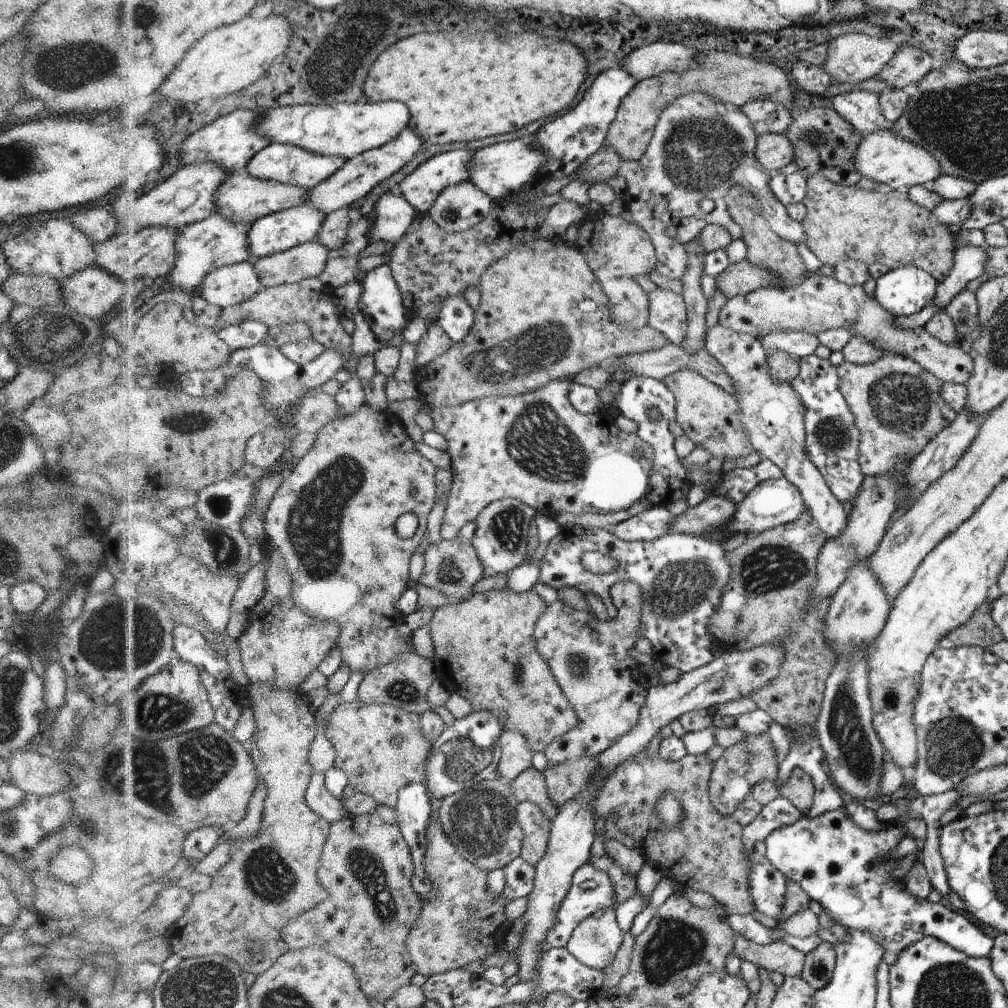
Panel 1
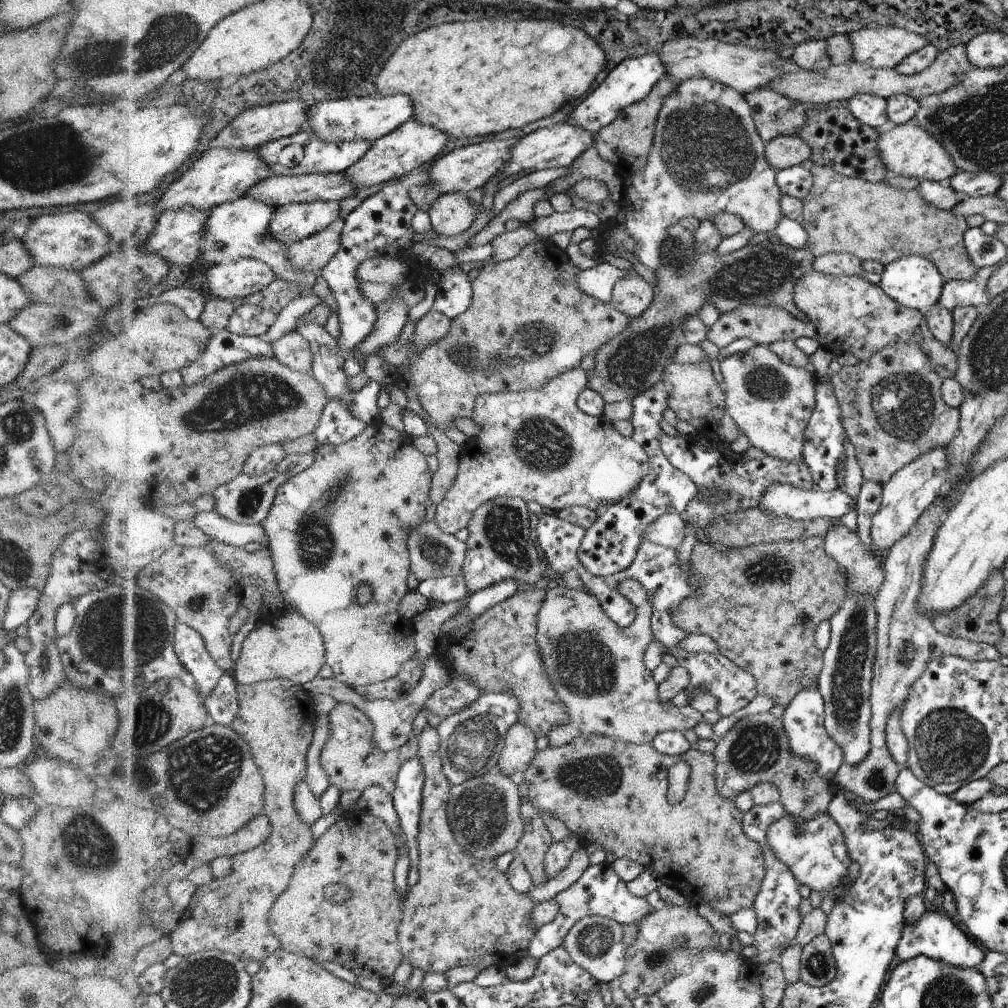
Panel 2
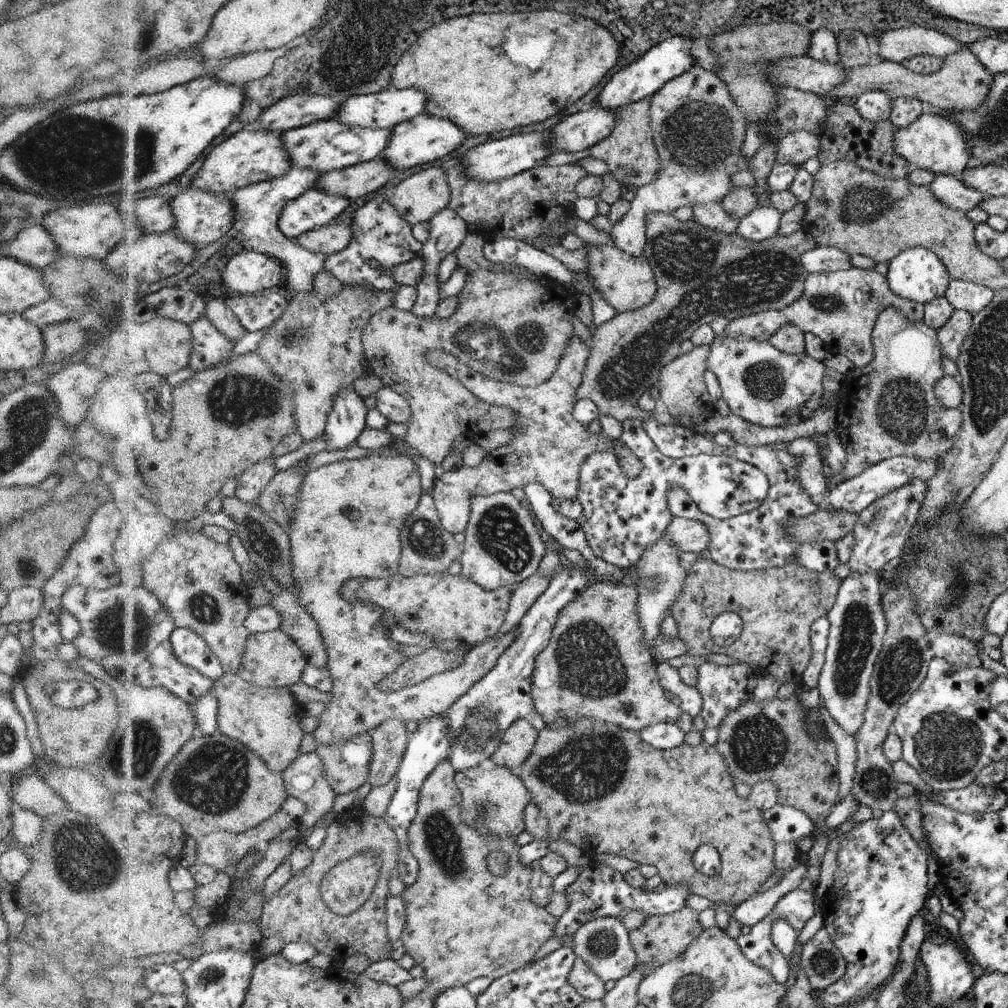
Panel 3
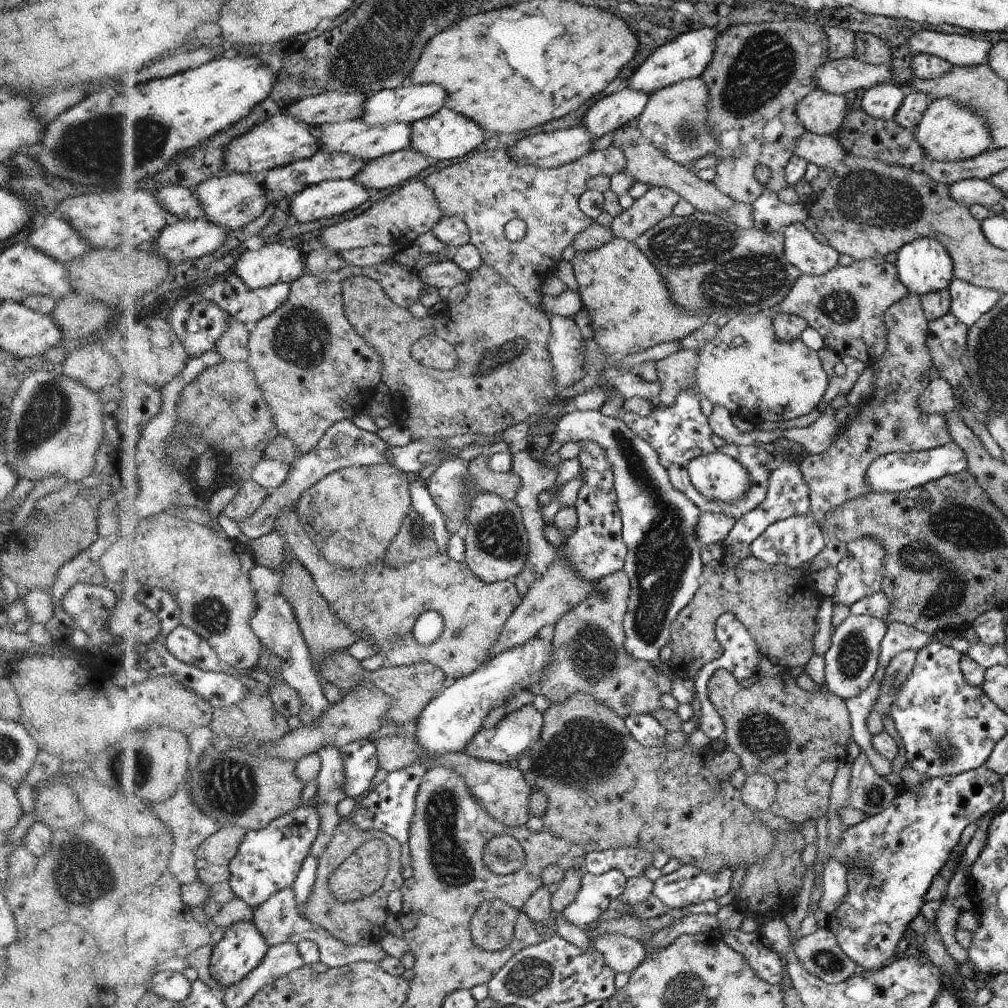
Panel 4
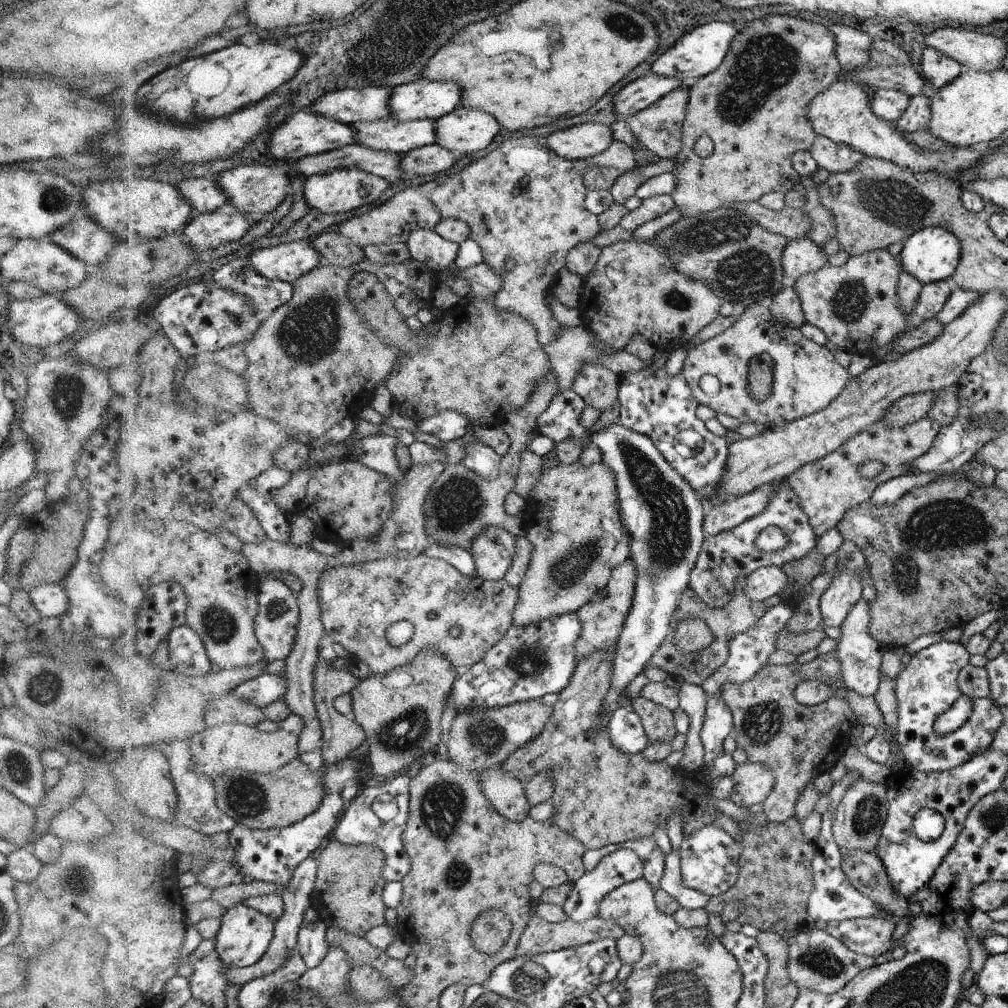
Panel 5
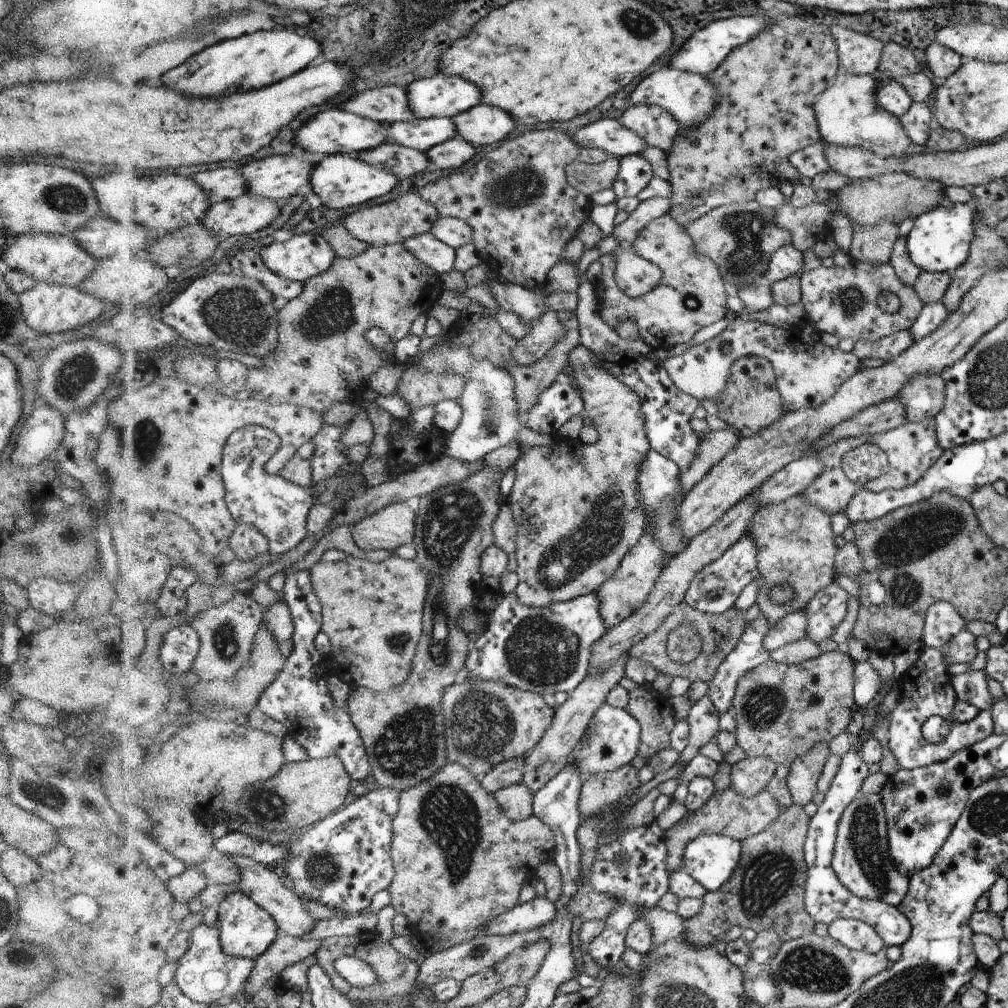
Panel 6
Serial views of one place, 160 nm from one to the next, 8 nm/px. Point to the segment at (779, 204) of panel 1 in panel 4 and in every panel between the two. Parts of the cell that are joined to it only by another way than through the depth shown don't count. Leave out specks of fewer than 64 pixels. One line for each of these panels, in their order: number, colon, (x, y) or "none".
2: (707, 159)
3: (698, 130)
4: (675, 120)

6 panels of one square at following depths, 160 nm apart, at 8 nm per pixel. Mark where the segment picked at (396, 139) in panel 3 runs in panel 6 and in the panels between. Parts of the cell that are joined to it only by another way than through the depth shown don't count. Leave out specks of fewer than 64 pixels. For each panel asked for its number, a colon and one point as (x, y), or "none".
4: (446, 135)
5: (463, 131)
6: (483, 125)

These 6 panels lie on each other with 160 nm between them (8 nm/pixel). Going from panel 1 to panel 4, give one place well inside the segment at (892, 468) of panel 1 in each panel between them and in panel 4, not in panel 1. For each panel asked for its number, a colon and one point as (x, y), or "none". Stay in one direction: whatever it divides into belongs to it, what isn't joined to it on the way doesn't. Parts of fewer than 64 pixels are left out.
2: (891, 408)
3: (889, 408)
4: (890, 421)

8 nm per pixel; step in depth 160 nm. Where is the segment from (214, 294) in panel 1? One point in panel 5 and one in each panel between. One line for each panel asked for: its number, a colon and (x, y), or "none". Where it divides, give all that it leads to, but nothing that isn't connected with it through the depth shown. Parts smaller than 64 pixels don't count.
2: (243, 278)
3: (250, 273)
4: (274, 263)
5: (289, 262)

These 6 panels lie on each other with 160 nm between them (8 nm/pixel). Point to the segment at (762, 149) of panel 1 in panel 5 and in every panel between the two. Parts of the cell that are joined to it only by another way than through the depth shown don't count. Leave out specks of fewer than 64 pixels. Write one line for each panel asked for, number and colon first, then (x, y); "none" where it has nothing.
2: (785, 151)
3: (796, 148)
4: (824, 150)
5: (835, 158)

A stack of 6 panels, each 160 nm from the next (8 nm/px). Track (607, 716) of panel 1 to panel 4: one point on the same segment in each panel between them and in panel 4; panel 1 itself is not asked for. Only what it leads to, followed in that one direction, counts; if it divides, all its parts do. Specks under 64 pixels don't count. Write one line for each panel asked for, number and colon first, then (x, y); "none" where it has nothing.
2: (596, 668)
3: (597, 664)
4: (591, 657)

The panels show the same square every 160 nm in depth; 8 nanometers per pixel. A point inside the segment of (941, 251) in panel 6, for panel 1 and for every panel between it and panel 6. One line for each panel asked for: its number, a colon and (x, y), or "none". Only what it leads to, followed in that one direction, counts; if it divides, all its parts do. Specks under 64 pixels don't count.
1: (903, 291)
2: (914, 281)
3: (918, 274)
4: (924, 265)
5: (932, 254)

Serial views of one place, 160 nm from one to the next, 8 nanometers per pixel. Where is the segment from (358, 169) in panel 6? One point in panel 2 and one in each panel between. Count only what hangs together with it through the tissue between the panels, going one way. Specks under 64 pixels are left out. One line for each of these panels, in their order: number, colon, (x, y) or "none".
2: (293, 223)
3: (316, 208)
4: (328, 199)
5: (344, 190)

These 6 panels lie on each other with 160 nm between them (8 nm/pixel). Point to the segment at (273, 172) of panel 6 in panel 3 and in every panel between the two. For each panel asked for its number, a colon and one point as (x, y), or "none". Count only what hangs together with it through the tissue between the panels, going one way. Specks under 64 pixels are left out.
3: (204, 217)
4: (233, 201)
5: (256, 189)

